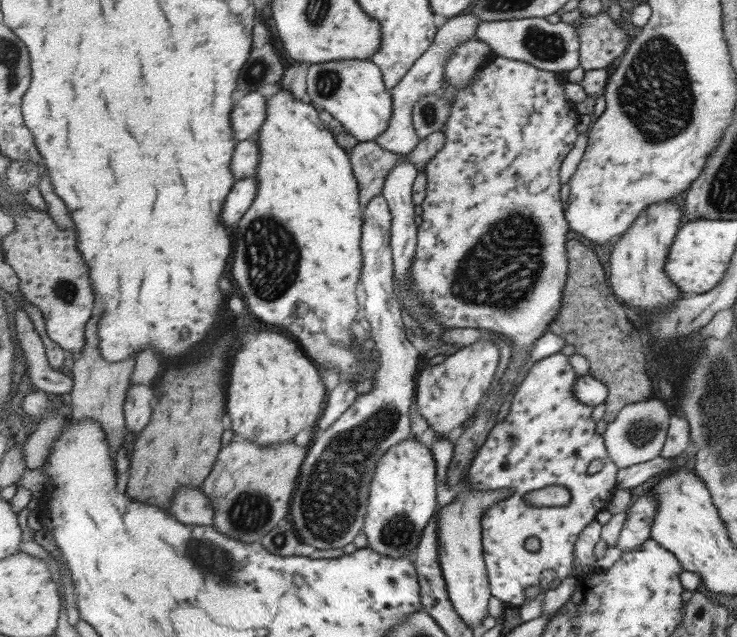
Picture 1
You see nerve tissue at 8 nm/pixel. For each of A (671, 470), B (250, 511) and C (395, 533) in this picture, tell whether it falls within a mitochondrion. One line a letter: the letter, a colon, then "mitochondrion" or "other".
A: other
B: mitochondrion
C: mitochondrion

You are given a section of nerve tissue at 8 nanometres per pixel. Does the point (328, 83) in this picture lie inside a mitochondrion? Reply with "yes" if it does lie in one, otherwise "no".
yes

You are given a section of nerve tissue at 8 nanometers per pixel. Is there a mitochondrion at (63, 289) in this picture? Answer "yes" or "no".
yes

